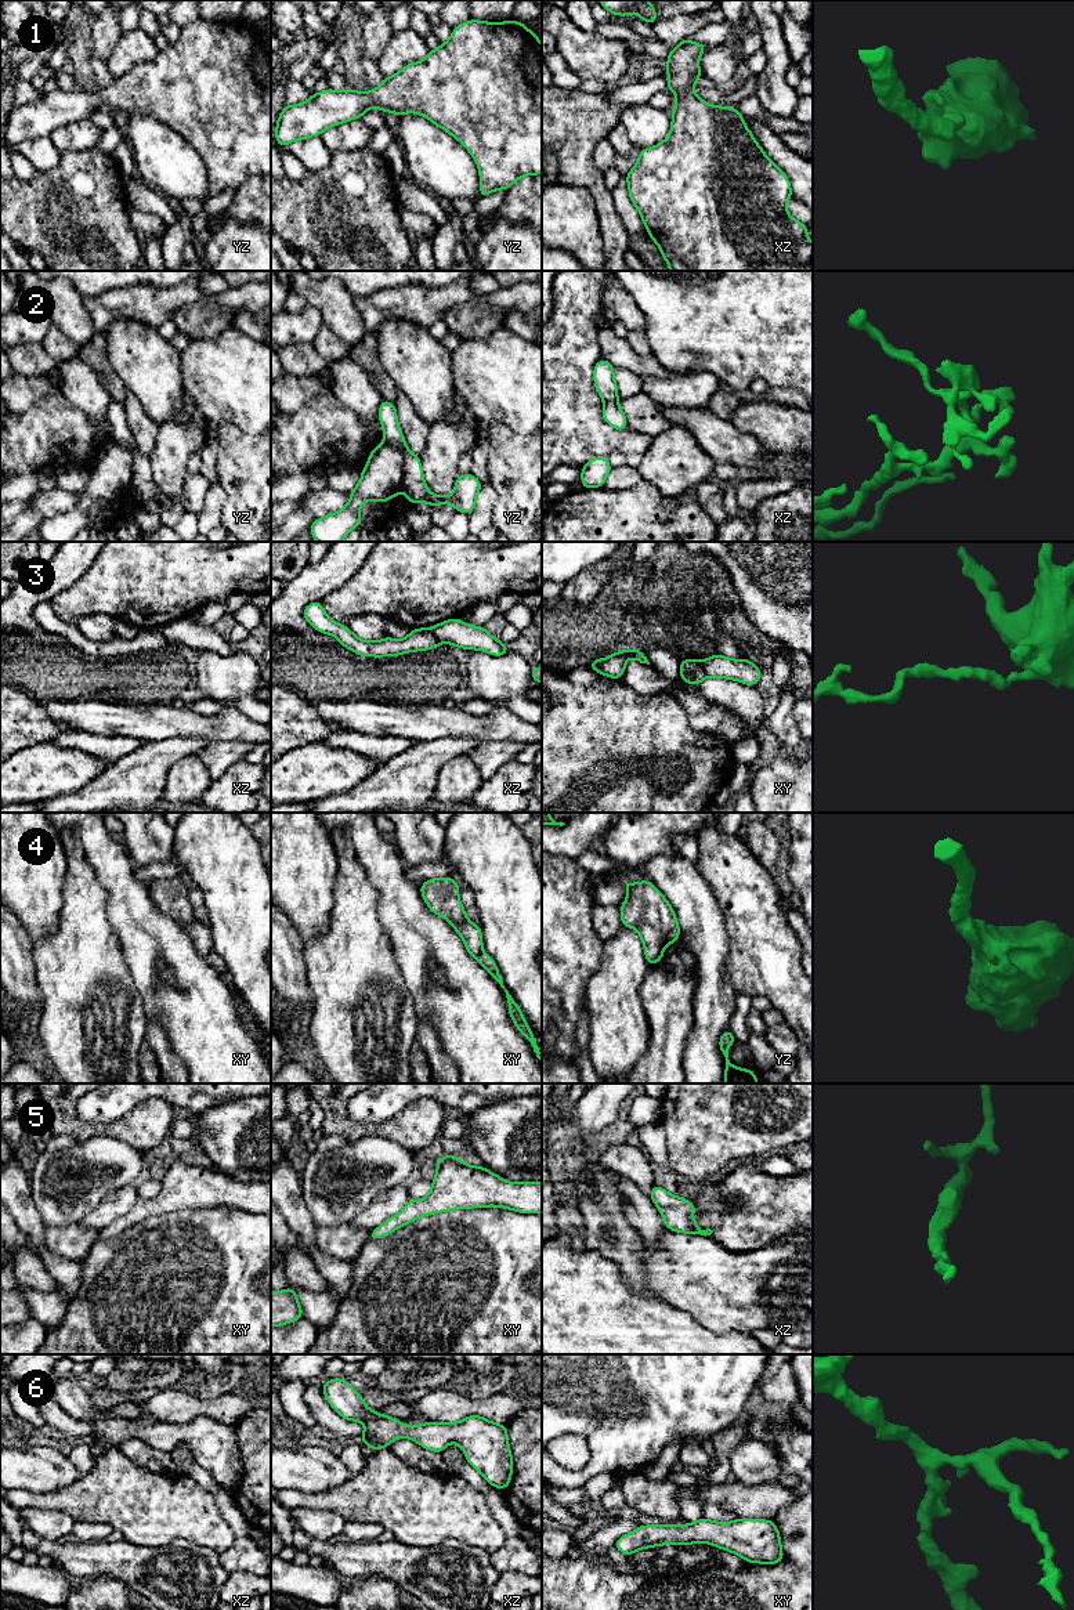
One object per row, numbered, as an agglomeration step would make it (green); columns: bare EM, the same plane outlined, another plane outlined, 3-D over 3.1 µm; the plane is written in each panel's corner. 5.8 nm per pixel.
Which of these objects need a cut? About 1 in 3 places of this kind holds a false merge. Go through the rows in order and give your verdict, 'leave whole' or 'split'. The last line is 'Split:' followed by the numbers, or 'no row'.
1: leave whole
2: split
3: split
4: leave whole
5: leave whole
6: leave whole
Split: 2, 3

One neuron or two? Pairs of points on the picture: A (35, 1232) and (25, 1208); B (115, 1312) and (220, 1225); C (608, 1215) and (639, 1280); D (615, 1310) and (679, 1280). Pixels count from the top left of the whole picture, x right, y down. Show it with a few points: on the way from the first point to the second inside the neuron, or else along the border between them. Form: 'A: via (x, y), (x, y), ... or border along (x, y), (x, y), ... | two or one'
A: via (33, 1226), (25, 1214) | one
B: via (141, 1303), (194, 1251) | one
C: via (608, 1232), (624, 1248), (630, 1263) | one
D: border along (660, 1298), (689, 1313) | two

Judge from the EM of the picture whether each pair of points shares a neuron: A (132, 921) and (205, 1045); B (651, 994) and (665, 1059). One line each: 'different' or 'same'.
A: same
B: same

